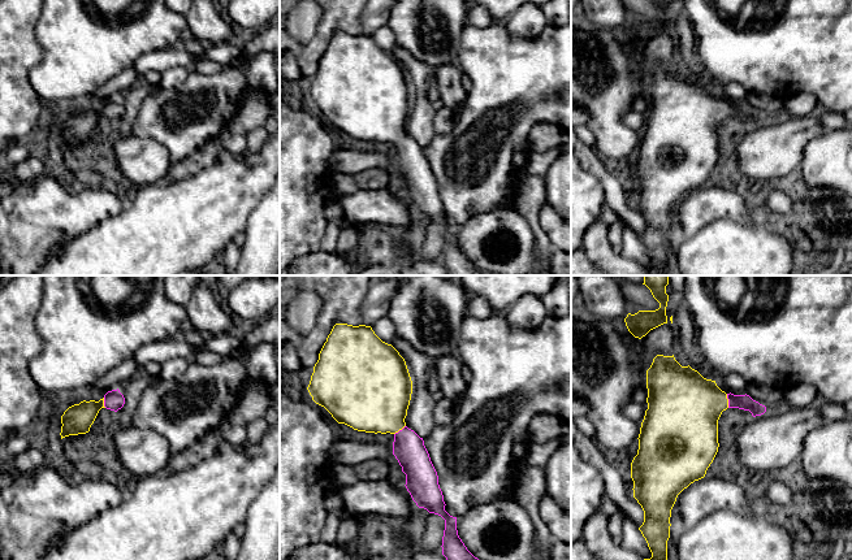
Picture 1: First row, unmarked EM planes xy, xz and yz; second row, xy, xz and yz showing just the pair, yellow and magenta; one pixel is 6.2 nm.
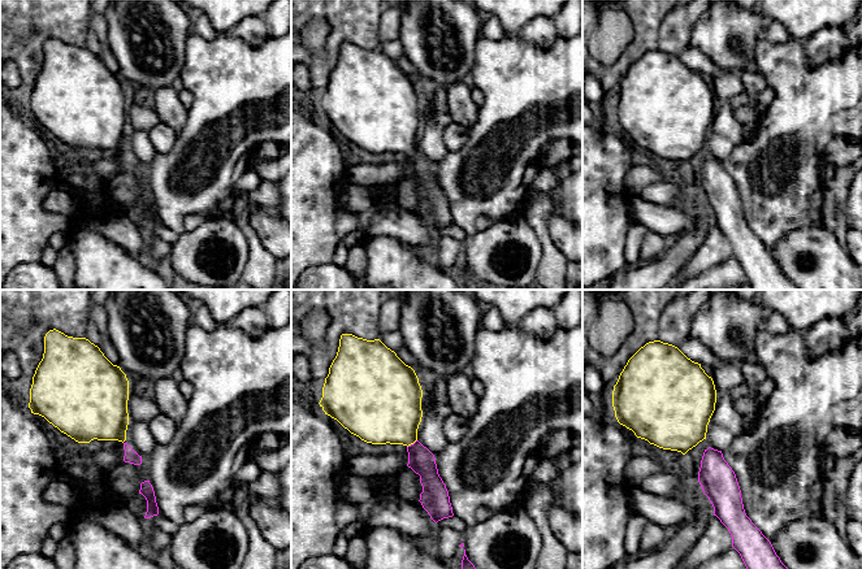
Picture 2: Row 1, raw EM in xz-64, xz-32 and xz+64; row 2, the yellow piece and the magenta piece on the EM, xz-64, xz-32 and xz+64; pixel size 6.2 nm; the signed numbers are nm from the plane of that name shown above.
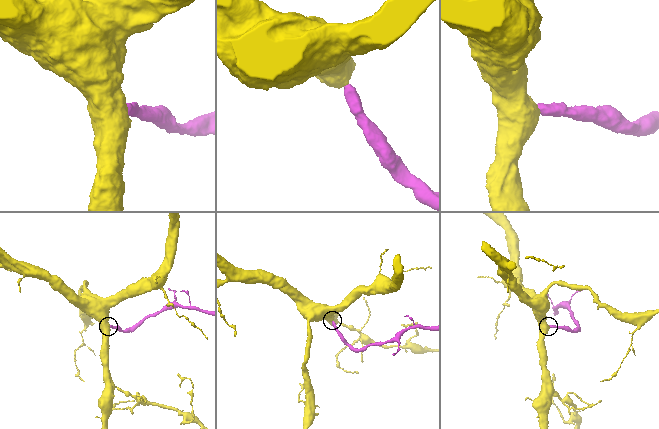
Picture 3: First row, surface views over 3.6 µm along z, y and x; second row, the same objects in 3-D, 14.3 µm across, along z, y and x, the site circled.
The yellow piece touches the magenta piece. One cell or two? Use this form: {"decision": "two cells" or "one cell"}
{"decision": "one cell"}

